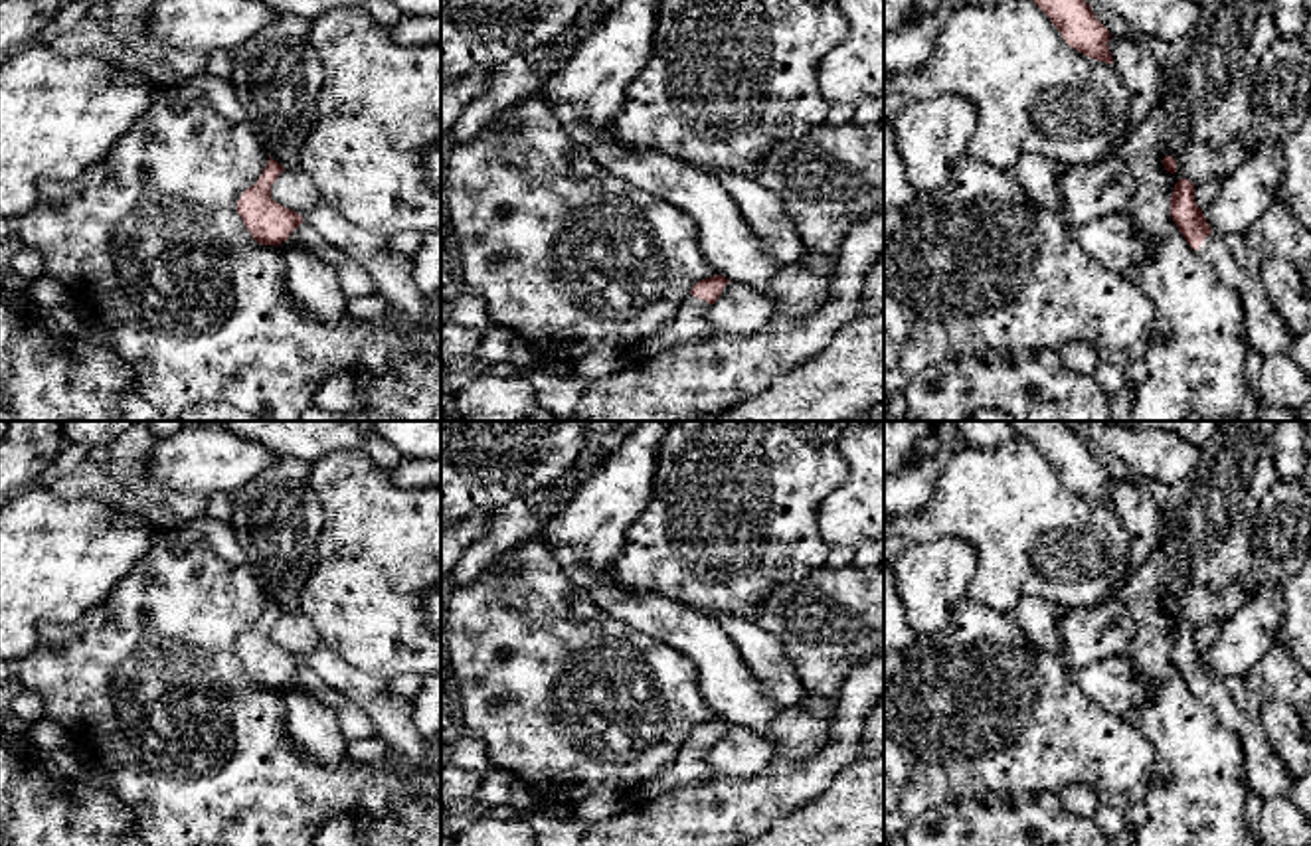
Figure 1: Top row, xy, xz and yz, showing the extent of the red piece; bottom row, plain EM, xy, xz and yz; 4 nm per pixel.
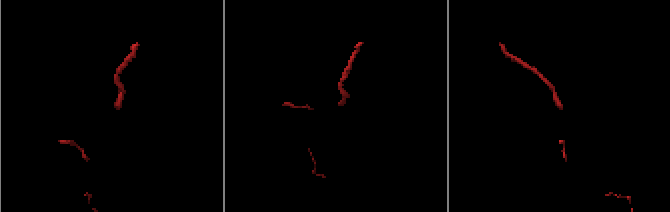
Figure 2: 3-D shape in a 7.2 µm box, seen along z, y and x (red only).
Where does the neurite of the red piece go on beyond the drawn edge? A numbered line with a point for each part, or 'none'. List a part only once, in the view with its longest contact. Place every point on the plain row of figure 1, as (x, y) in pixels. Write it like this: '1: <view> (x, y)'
1: xz (689, 769)

